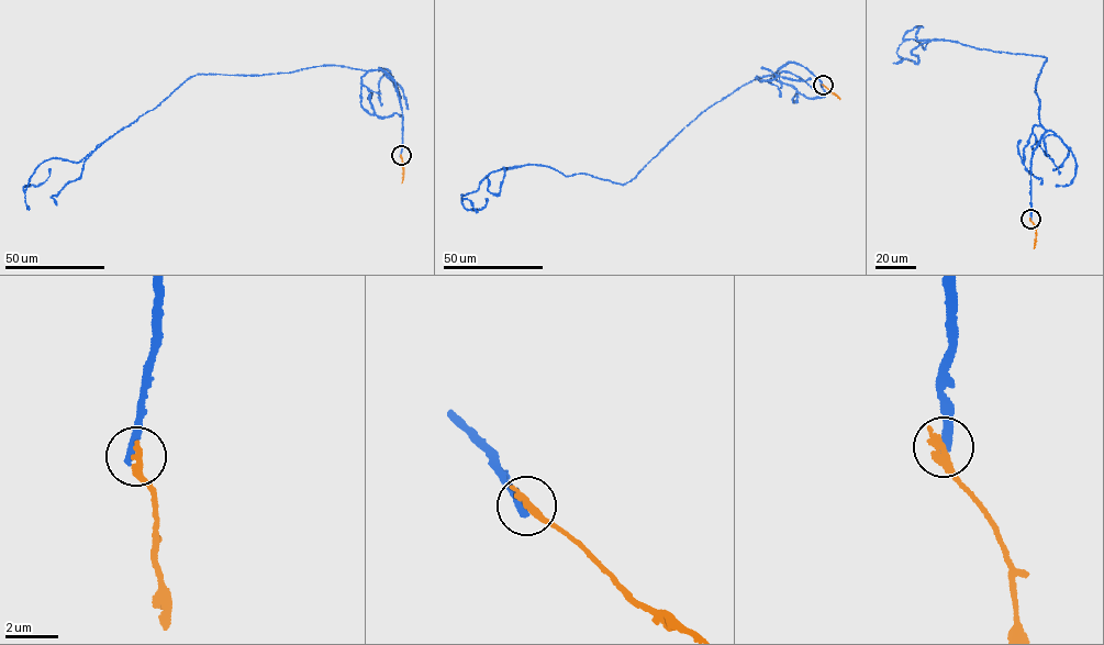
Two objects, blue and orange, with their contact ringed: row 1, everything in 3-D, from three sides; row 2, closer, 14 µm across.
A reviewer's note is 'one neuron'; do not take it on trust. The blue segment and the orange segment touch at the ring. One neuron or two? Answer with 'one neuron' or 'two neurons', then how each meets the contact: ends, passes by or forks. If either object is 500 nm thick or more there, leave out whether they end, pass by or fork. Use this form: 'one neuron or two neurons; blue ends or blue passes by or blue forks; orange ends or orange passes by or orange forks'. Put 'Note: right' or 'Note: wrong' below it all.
two neurons; blue ends; orange ends
Note: wrong

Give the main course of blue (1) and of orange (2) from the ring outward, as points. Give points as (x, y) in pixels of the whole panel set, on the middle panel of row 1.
1: (823, 86), (789, 62), (700, 113), (628, 182), (516, 166), (490, 173), (461, 196), (471, 210), (487, 199)
2: (823, 86), (839, 99)

